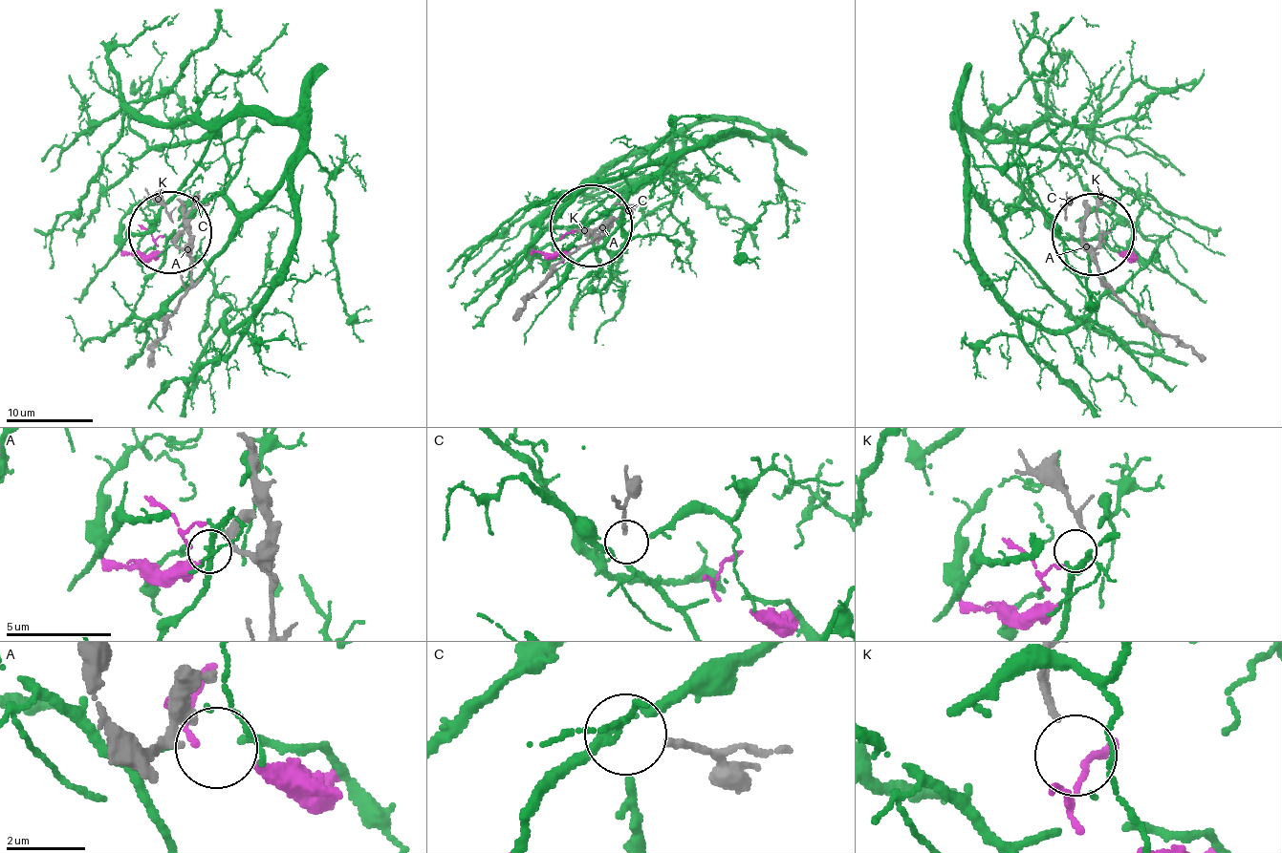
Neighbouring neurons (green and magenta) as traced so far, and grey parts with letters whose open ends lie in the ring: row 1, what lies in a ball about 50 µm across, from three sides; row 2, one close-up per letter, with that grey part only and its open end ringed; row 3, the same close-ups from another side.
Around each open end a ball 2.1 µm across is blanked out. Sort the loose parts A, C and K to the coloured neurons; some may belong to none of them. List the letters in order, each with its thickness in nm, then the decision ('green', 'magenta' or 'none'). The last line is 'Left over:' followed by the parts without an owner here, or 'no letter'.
A: 280 nm | magenta
C: 180 nm | none
K: 180 nm | none
Left over: C, K

